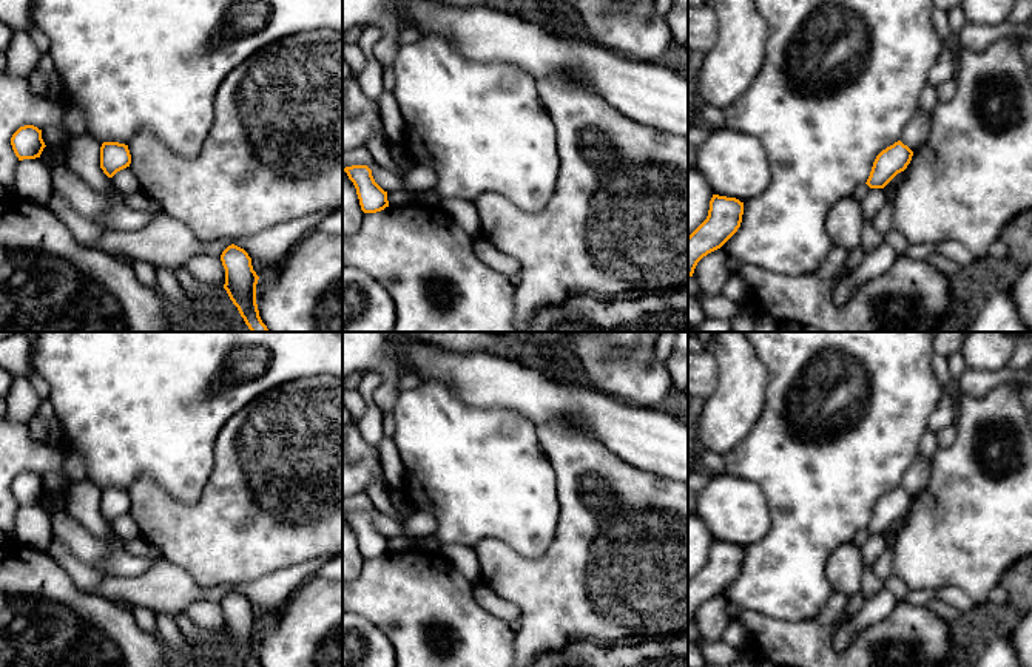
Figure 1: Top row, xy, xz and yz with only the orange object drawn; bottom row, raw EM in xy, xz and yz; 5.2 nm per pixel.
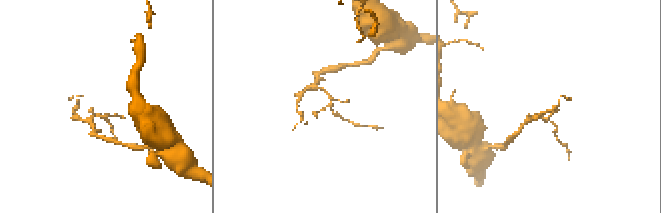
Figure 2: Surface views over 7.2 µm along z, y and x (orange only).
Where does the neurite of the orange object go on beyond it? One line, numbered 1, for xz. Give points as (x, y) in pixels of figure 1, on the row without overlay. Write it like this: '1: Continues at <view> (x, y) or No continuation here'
1: No continuation here

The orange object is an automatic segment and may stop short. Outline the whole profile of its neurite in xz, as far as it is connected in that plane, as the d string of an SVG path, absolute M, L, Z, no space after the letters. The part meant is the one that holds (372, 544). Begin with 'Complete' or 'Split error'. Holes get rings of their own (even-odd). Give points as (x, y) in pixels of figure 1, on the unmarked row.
Complete. M367 511L346 513L344 517L356 534L364 559L376 559L389 553L387 537L375 528L372 516Z

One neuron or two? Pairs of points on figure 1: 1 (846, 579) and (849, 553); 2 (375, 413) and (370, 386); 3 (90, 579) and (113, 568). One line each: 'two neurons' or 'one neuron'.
1: one neuron
2: one neuron
3: two neurons

